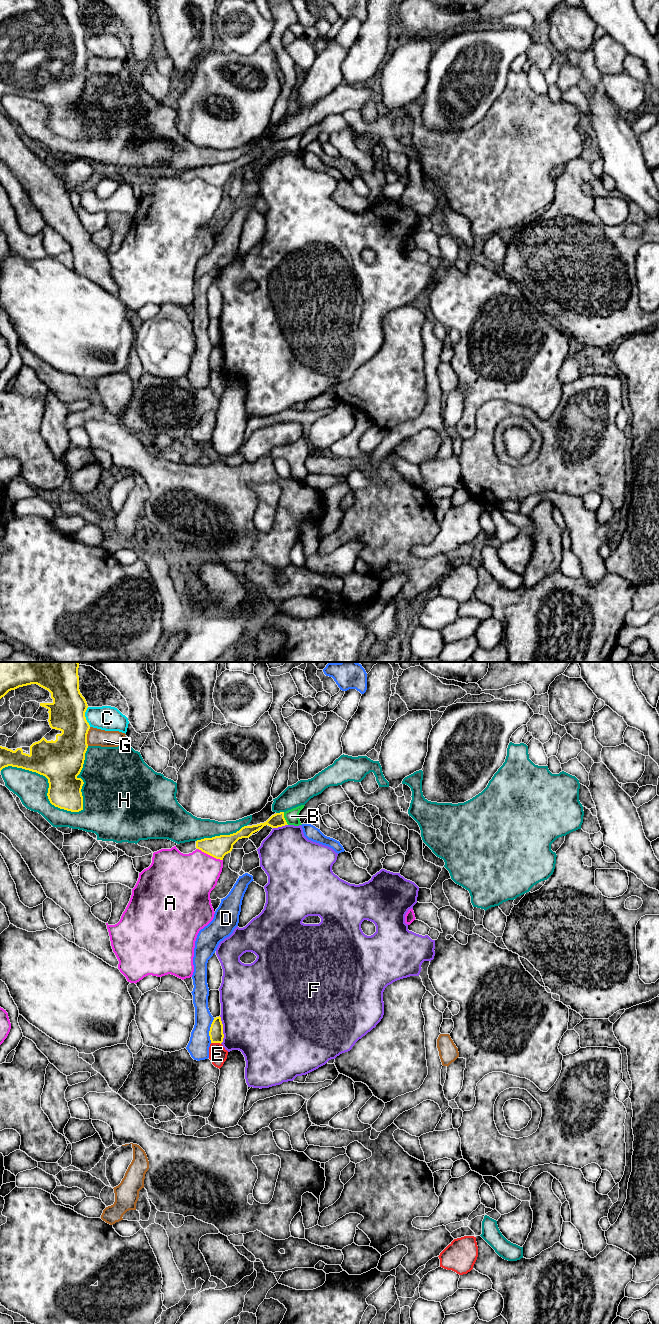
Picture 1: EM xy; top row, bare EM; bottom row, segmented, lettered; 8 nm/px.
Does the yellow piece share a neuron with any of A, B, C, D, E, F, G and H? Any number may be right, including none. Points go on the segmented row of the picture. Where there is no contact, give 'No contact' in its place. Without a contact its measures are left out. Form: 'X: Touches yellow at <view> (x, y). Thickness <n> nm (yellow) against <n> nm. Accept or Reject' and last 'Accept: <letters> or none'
A: Touches yellow at xy (210, 855). Thickness 170 nm (yellow) against 400 nm. Reject
B: Touches yellow at xy (284, 818). Thickness 110 nm (yellow) against 110 nm. Accept
C: Touches yellow at xy (85, 717). Thickness 280 nm (yellow) against 200 nm. Reject
D: Touches yellow at xy (210, 1030). Thickness 110 nm (yellow) against 170 nm. Reject
E: Touches yellow at xy (216, 1042). Thickness 110 nm (yellow) against 140 nm. Reject
F: Touches yellow at xy (222, 1030). Thickness 110 nm (yellow) against 480 nm. Reject
G: Touches yellow at xy (86, 736). Thickness 320 nm (yellow) against 140 nm. Reject
H: Touches yellow at xy (49, 784). Thickness 360 nm (yellow) against 260 nm. Reject
Accept: B

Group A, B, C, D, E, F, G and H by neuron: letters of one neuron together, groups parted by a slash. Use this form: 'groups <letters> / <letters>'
groups A / B / C / D / E / F / G / H

